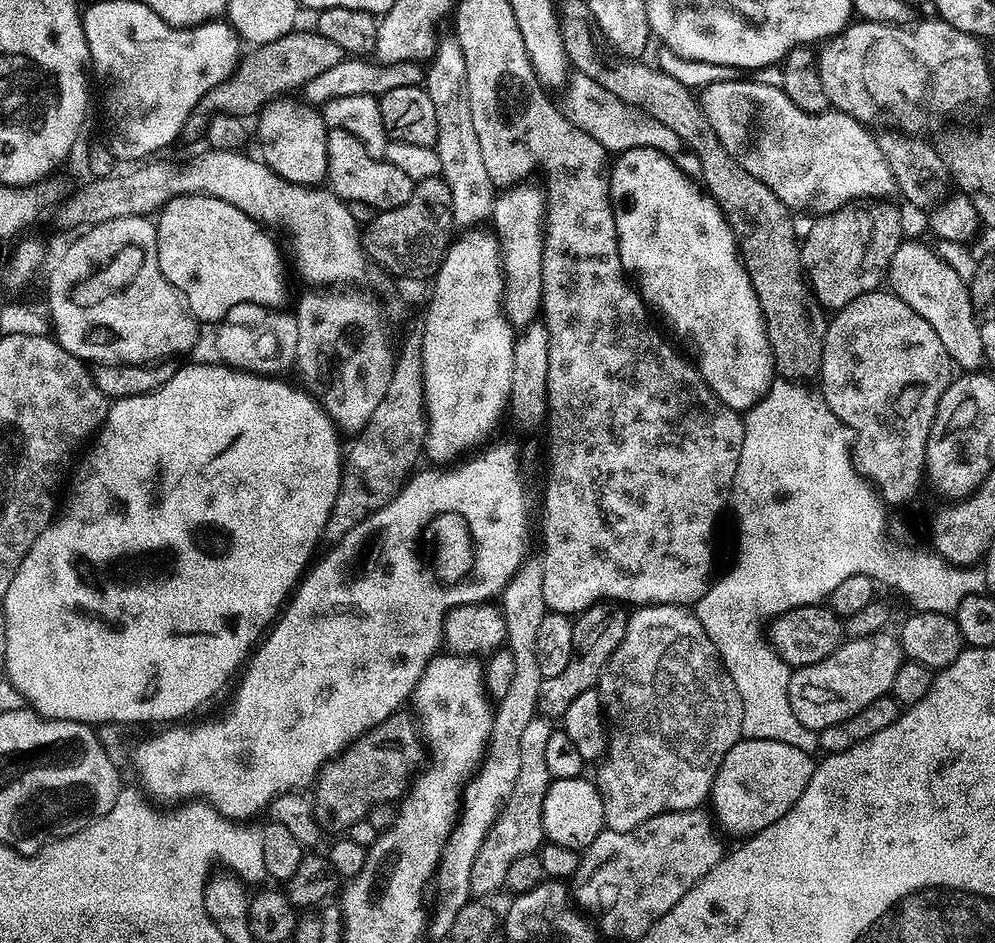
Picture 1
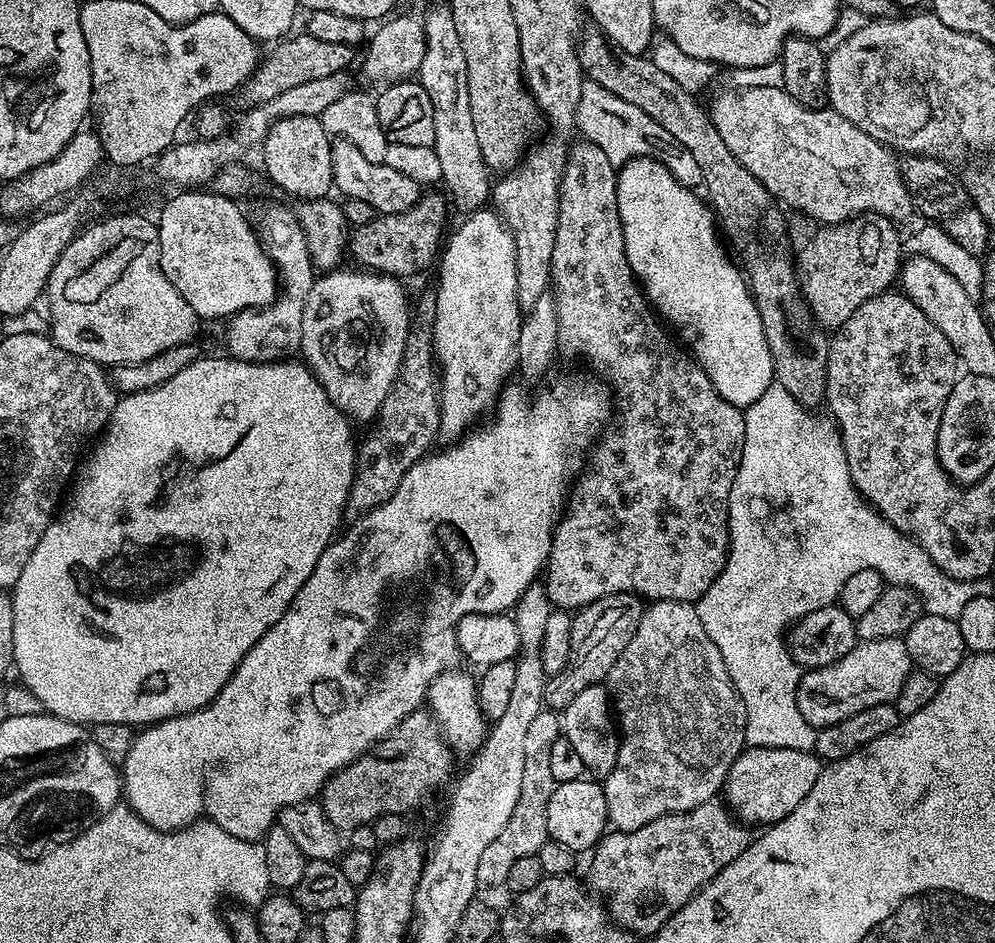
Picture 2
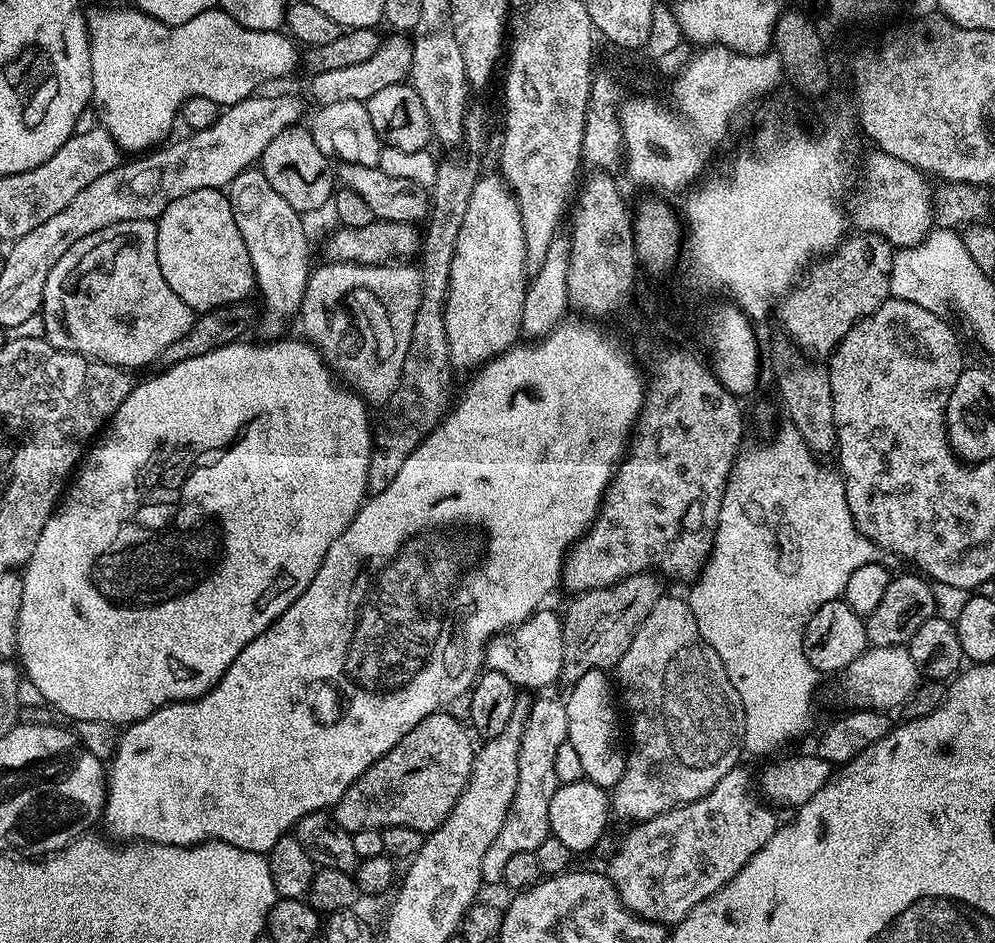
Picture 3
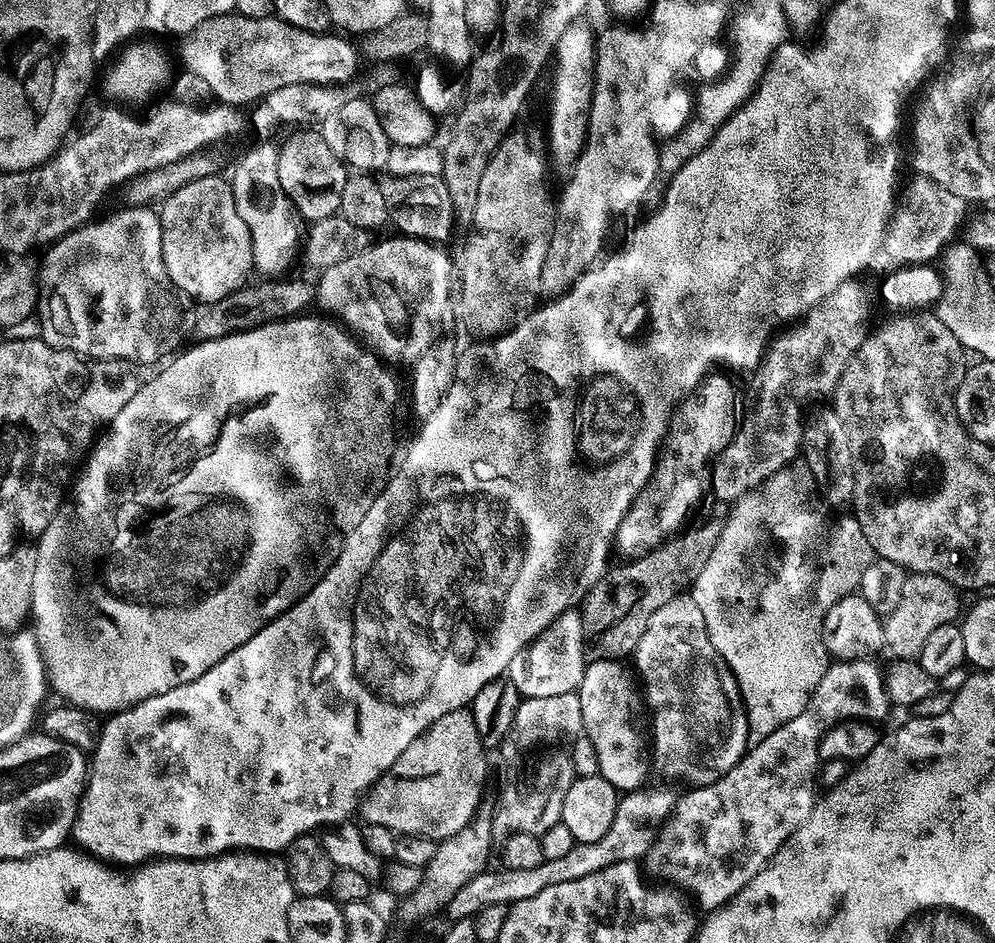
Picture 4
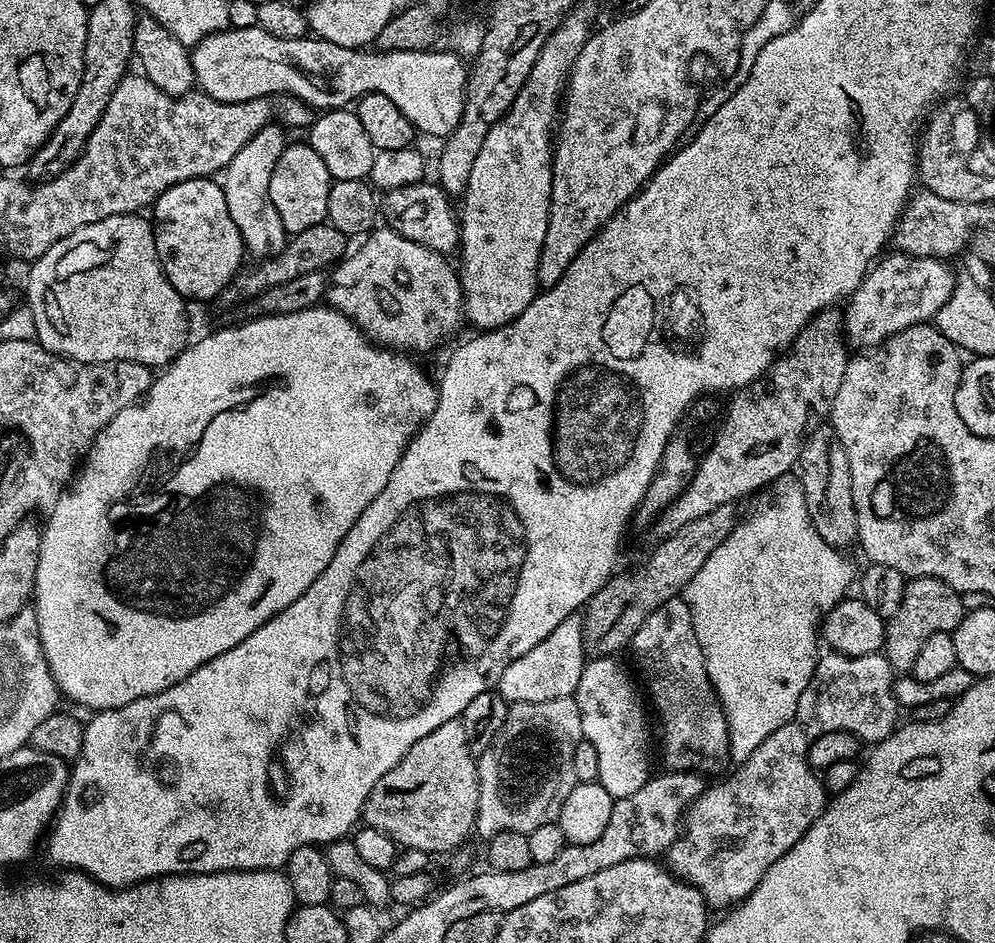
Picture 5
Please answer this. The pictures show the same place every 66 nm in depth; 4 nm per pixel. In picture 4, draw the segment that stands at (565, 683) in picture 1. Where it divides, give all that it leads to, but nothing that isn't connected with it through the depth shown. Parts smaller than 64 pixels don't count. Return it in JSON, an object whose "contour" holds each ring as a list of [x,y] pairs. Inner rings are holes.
{"contour":[[[708,520],[705,524],[700,524],[697,528],[681,531],[678,535],[666,540],[655,548],[653,552],[648,552],[644,556],[638,556],[629,559],[627,562],[620,562],[617,568],[609,569],[607,573],[607,581],[609,589],[618,590],[619,595],[625,599],[630,599],[633,607],[618,622],[614,622],[612,626],[608,626],[594,637],[594,643],[591,645],[590,652],[593,657],[601,660],[619,660],[623,661],[624,656],[631,657],[638,646],[638,638],[642,638],[642,630],[646,630],[646,622],[650,622],[650,614],[654,614],[654,610],[659,610],[662,606],[666,606],[666,602],[670,602],[675,596],[681,595],[691,585],[692,581],[698,578],[698,574],[702,574],[702,566],[706,566],[706,558],[710,558],[710,550],[714,550],[714,542],[718,542],[718,534],[720,533],[721,521]]]}

